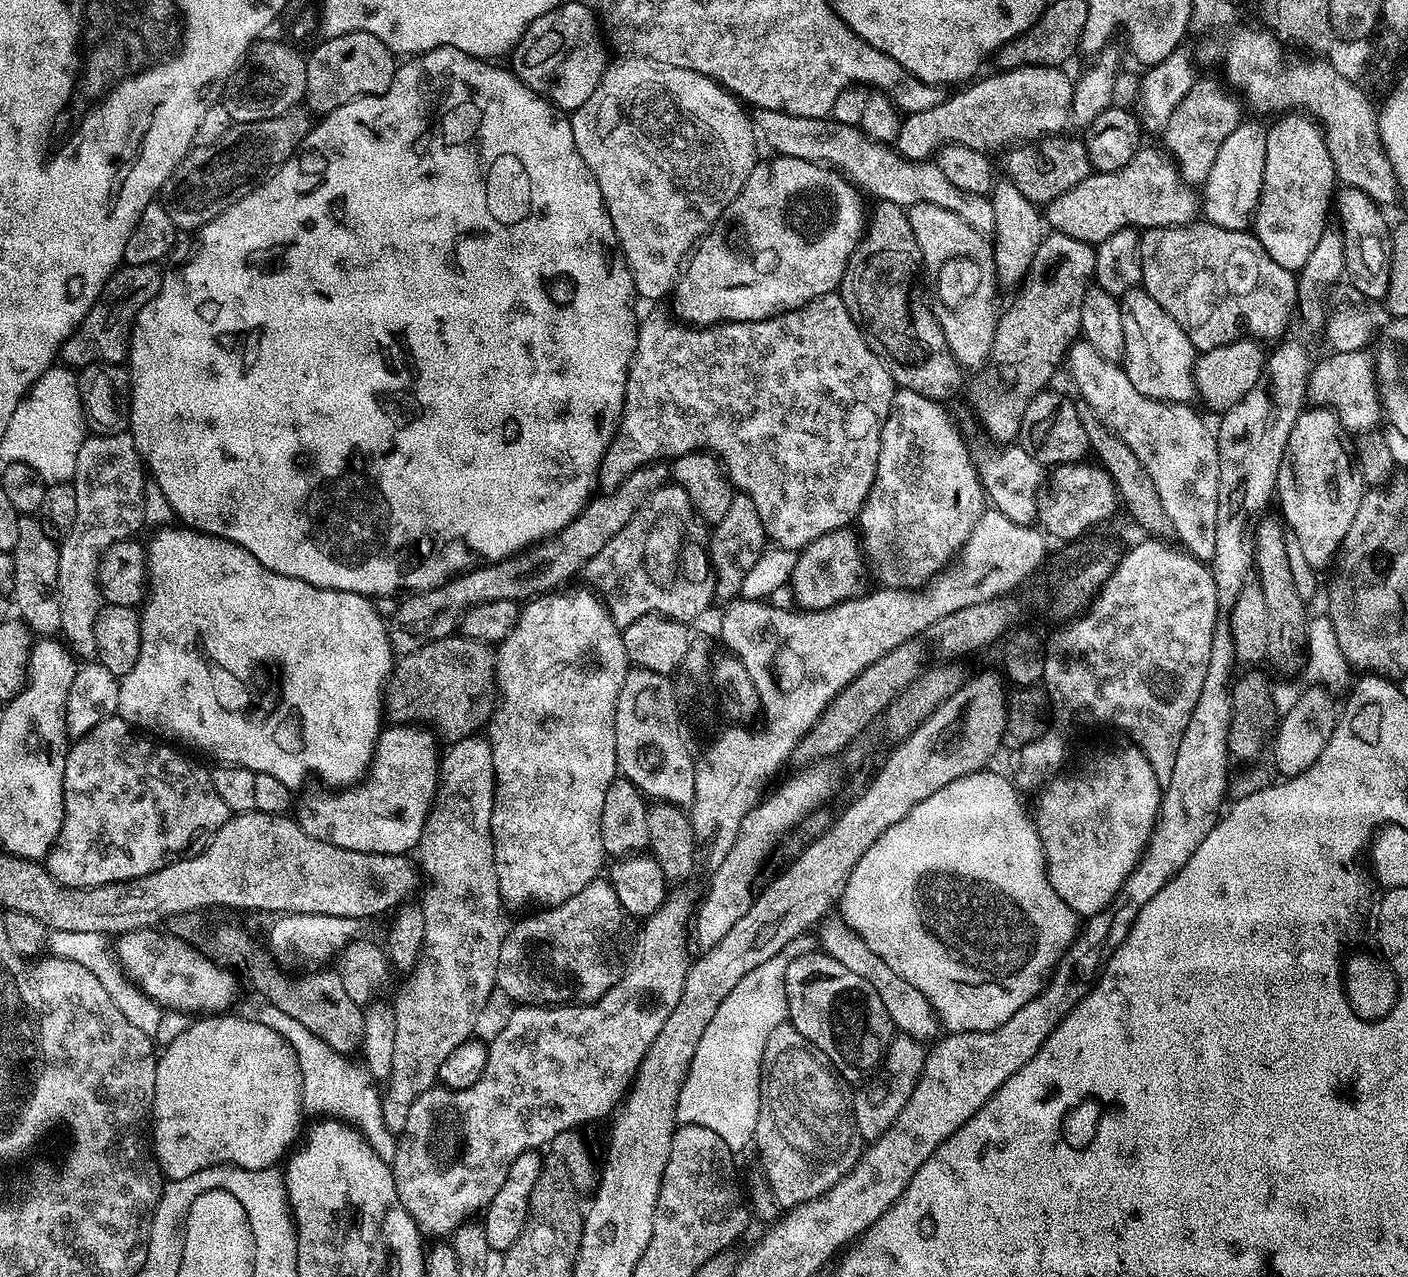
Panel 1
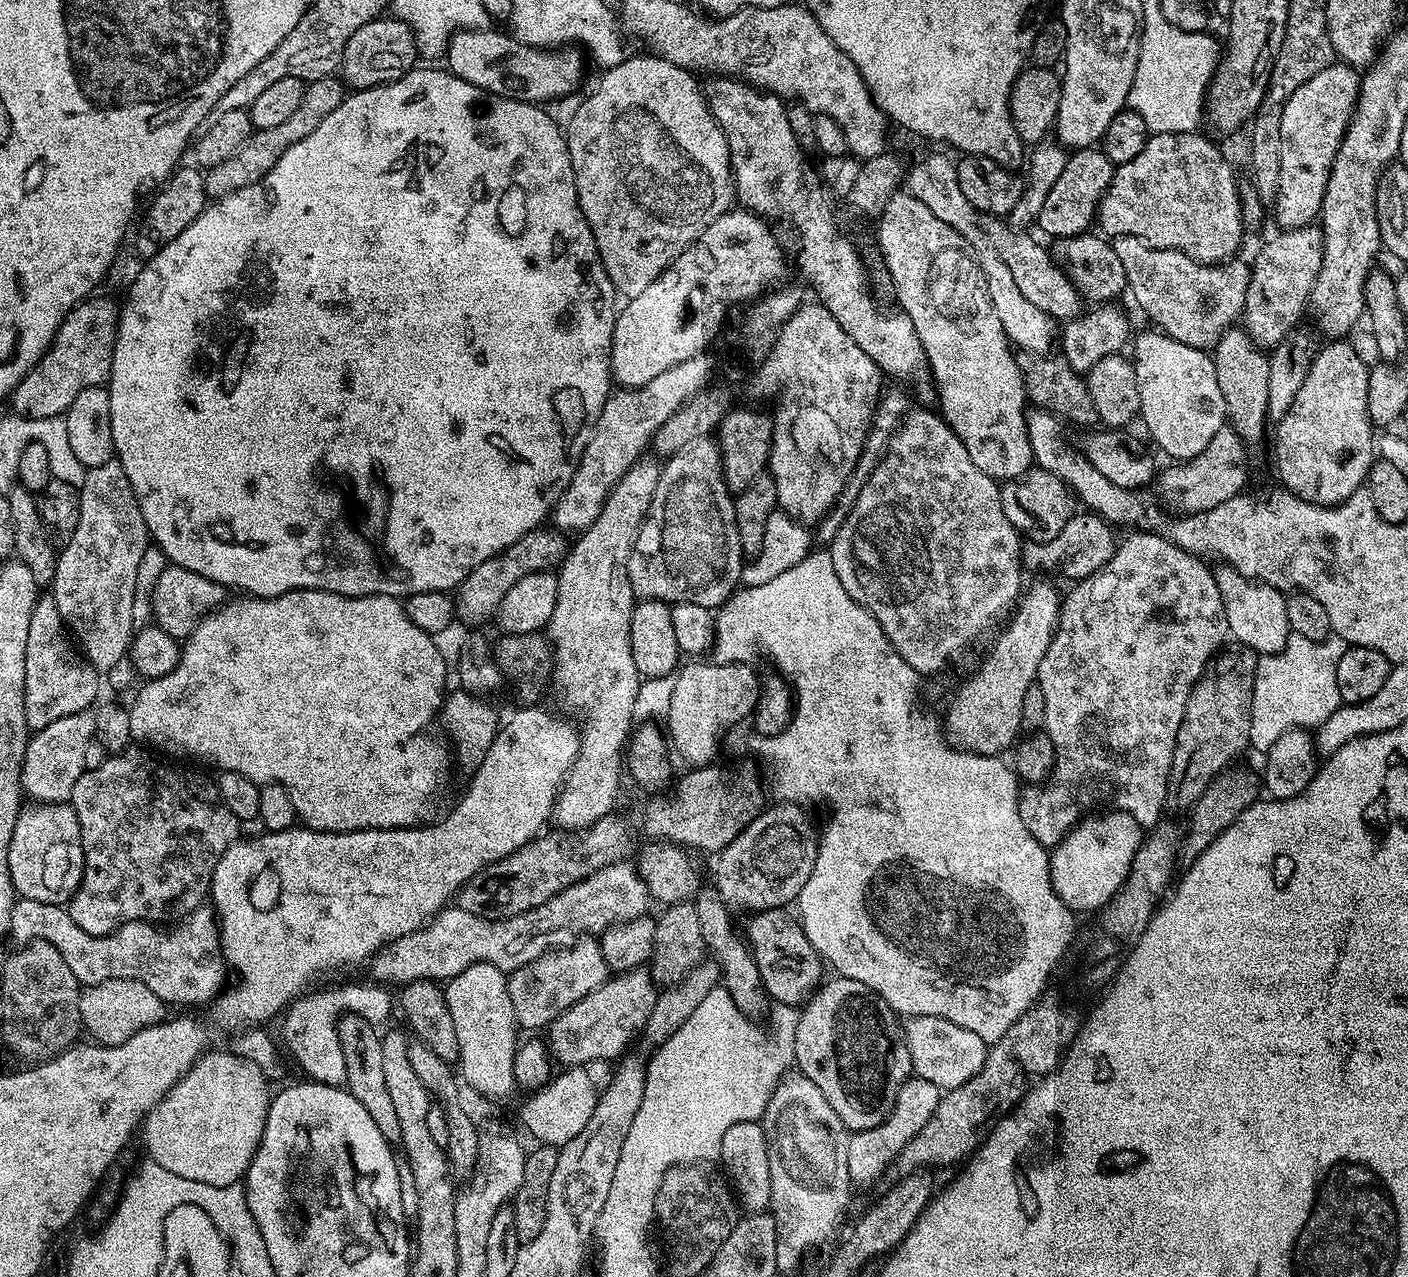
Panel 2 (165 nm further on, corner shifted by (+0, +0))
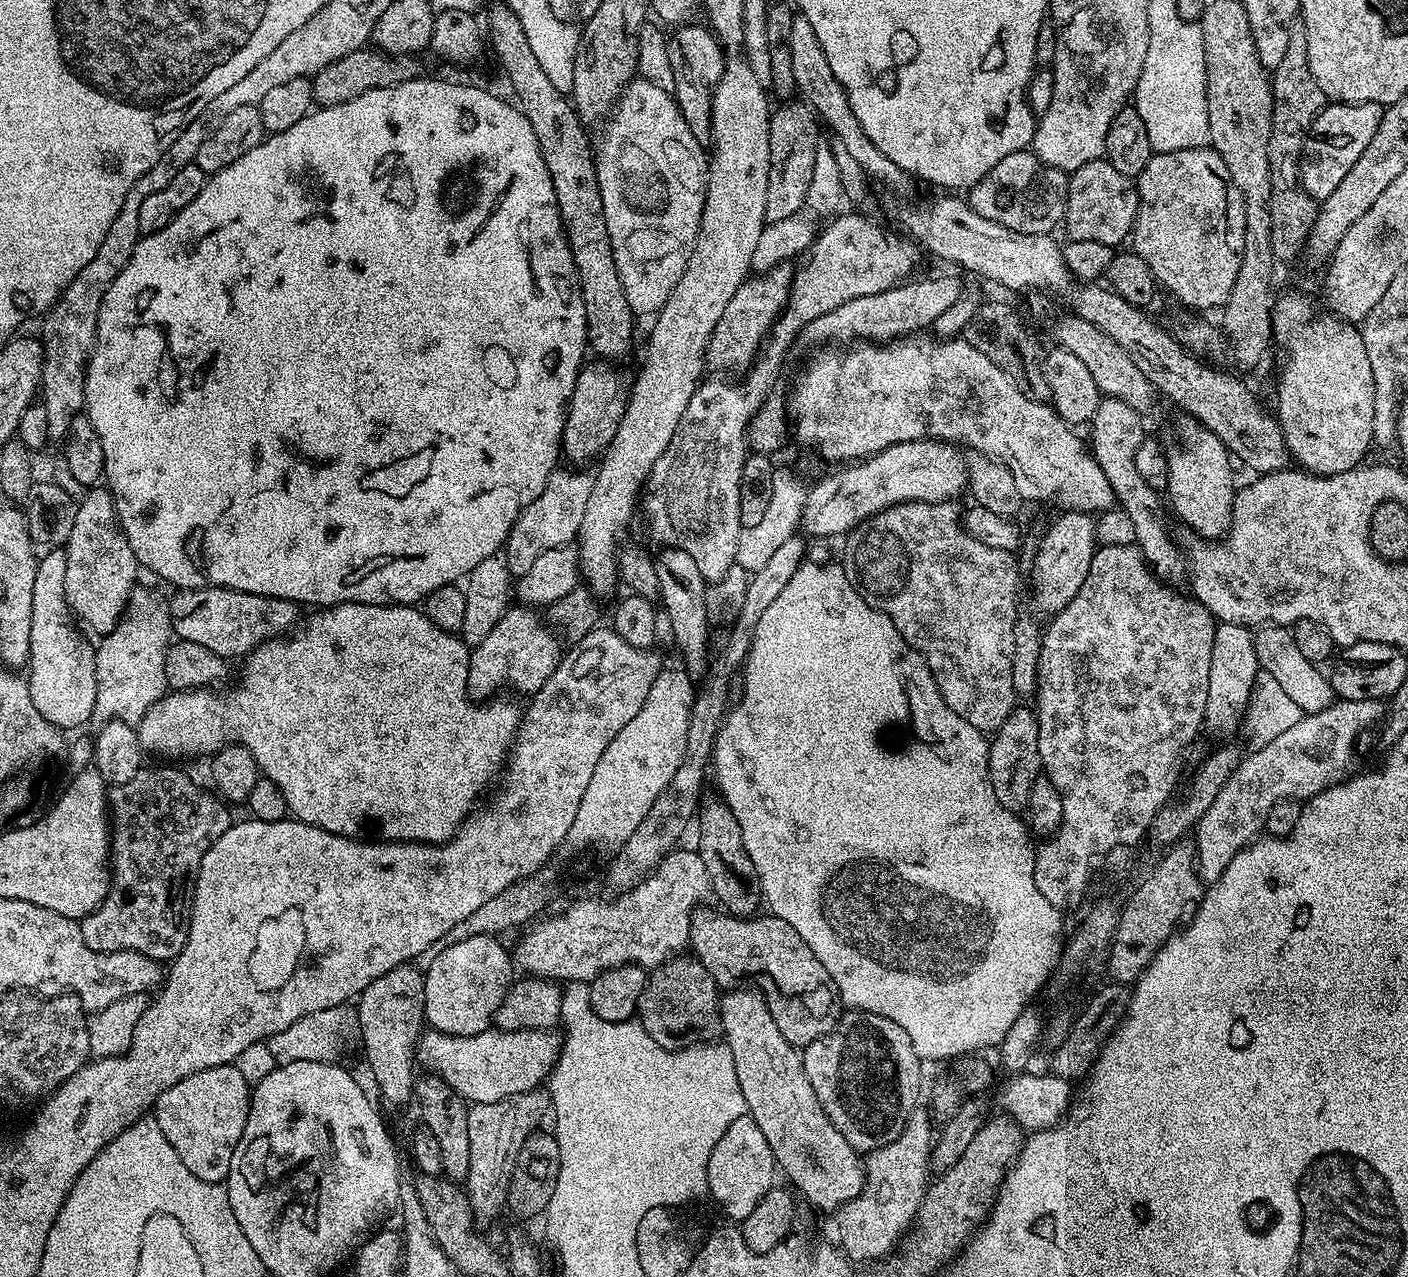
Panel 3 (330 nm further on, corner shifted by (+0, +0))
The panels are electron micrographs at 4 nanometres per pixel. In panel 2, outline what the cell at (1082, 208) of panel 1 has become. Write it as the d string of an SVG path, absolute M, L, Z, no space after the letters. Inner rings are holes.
M1199 131L1149 135L1142 151L1113 171L1112 182L1100 199L1095 218L1098 228L1100 224L1099 231L1105 237L1133 236L1146 241L1151 248L1181 252L1199 264L1222 264L1231 261L1239 253L1236 251L1246 231L1240 210L1240 188L1219 146L1200 135Z

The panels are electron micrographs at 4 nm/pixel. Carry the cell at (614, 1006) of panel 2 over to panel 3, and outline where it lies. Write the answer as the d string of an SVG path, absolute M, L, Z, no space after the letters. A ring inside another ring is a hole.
M428 1030L421 1035L420 1042L416 1046L416 1058L421 1069L442 1077L469 1105L485 1104L502 1102L502 1098L510 1098L514 1094L540 1088L551 1077L552 1067L560 1057L561 1043L561 1033L556 1030L518 1030L517 1032L487 1030L466 1037Z

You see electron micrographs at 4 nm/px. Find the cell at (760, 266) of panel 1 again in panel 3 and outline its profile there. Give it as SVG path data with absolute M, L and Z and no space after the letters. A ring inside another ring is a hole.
M608 362L585 363L581 368L572 396L568 400L568 417L564 423L562 452L572 460L592 460L603 453L609 442L618 434L620 419L628 404L629 385Z

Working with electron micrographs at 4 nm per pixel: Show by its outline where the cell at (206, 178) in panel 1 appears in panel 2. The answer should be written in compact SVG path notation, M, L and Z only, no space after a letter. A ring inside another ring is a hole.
M335 75L307 81L304 85L302 103L298 105L298 110L294 110L294 115L286 118L286 122L282 122L282 126L270 126L253 131L252 137L233 156L226 158L226 162L207 169L204 178L205 193L209 197L219 198L226 194L234 194L234 190L242 190L261 180L272 169L274 162L278 162L278 158L282 158L282 154L286 154L286 150L294 146L294 142L302 142L306 134L311 134L322 123L322 118L326 118L333 110L338 110L338 106L342 106L345 95L345 83Z

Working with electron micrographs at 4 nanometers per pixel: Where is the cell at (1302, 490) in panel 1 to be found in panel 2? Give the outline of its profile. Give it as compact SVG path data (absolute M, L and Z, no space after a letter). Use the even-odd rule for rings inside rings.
M1340 338L1329 344L1332 344L1329 348L1321 347L1312 357L1302 390L1294 394L1294 402L1275 425L1276 472L1284 483L1281 485L1298 498L1321 506L1335 506L1361 491L1374 463L1374 425L1368 409L1370 367L1358 358L1354 346L1347 339Z

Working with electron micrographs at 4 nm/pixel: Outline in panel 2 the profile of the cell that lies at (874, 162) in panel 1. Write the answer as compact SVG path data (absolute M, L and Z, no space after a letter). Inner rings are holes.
M992 218L987 223L986 231L992 249L1000 255L1002 262L1010 270L1018 290L1022 290L1022 298L1029 300L1033 306L1038 306L1042 314L1046 314L1054 321L1067 322L1077 319L1082 312L1080 309L1082 297L1068 279L1065 269L1054 259L1053 253L1049 249L1048 253L1034 237L1030 236L1032 234L1024 232L1015 234L1012 228L1005 226L999 219Z

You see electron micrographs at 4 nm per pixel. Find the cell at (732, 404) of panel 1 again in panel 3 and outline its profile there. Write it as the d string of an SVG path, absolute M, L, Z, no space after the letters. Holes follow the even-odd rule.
M557 470L549 476L542 494L522 510L508 535L508 543L502 549L504 561L513 578L518 578L534 566L534 562L546 550L572 544L580 535L582 514L586 514L586 501L590 499L593 473L563 472Z

